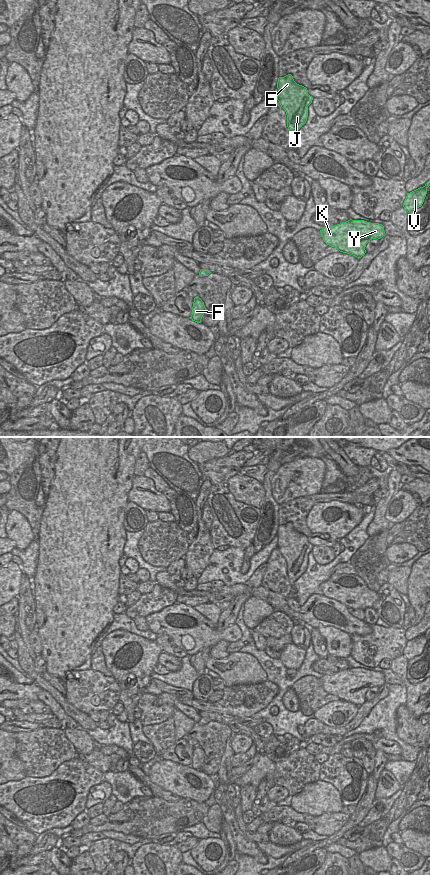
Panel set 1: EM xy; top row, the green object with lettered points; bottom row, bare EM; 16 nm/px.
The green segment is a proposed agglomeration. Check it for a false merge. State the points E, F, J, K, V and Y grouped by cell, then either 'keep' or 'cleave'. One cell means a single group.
E F J K V Y | keep

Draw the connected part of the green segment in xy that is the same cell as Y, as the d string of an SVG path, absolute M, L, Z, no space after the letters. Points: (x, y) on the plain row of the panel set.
M352 667L332 675L323 675L320 680L327 693L357 706L365 703L365 695L370 688L386 683L382 672Z

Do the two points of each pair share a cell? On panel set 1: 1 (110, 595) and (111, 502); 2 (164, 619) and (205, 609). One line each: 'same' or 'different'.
1: same
2: different

